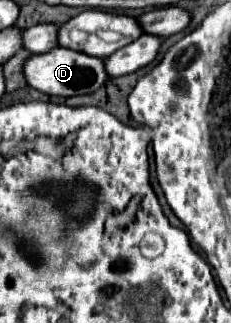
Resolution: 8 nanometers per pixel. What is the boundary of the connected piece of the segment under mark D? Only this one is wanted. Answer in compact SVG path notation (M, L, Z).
M55 47L49 53L41 53L41 55L31 55L25 61L25 77L33 89L59 97L93 93L111 79L109 73L105 71L105 61L101 57L91 57L81 51L73 51L65 47Z

